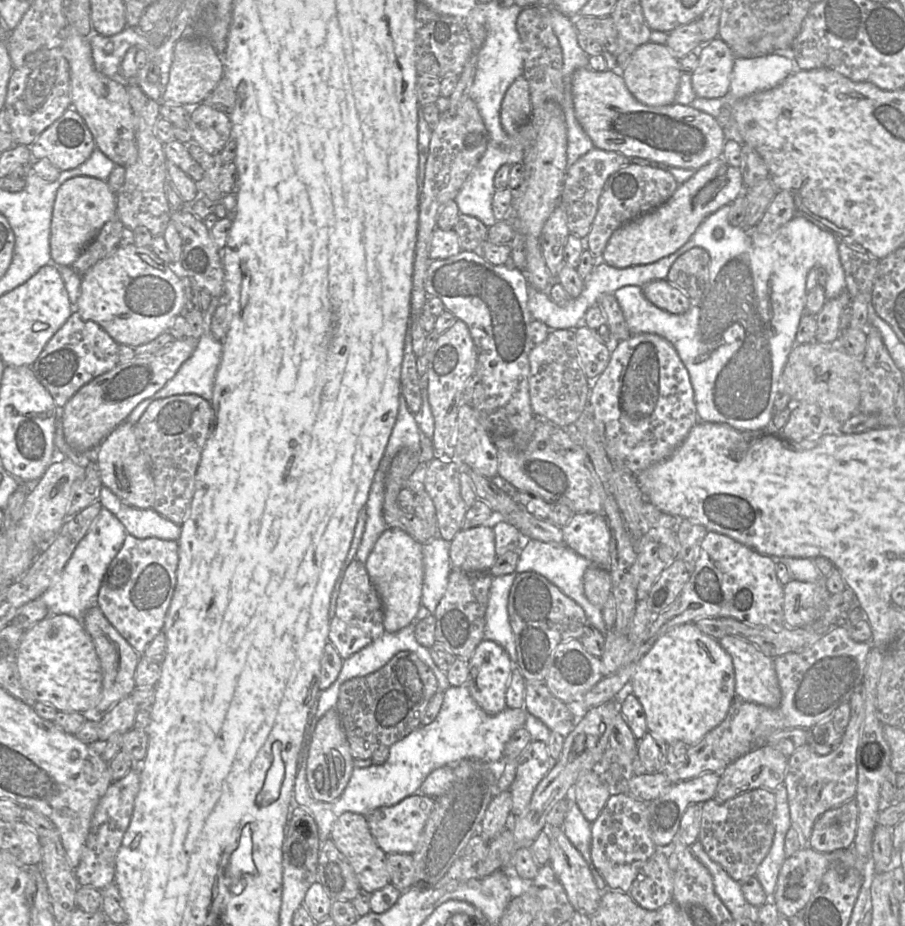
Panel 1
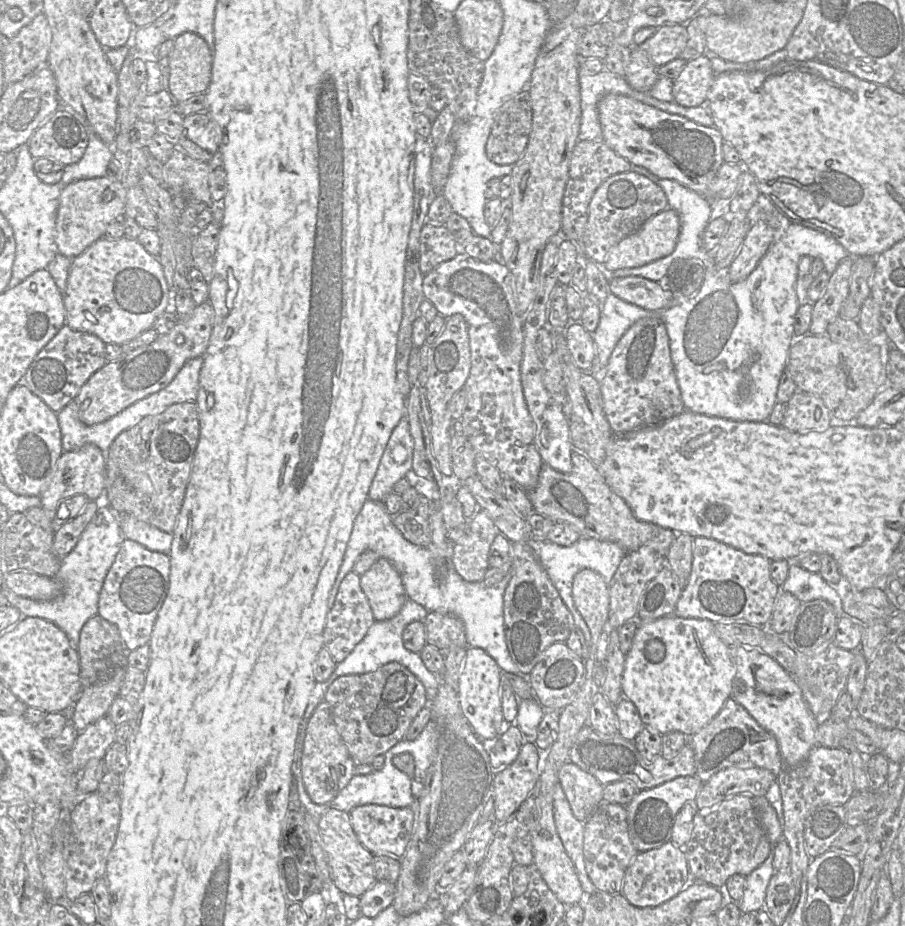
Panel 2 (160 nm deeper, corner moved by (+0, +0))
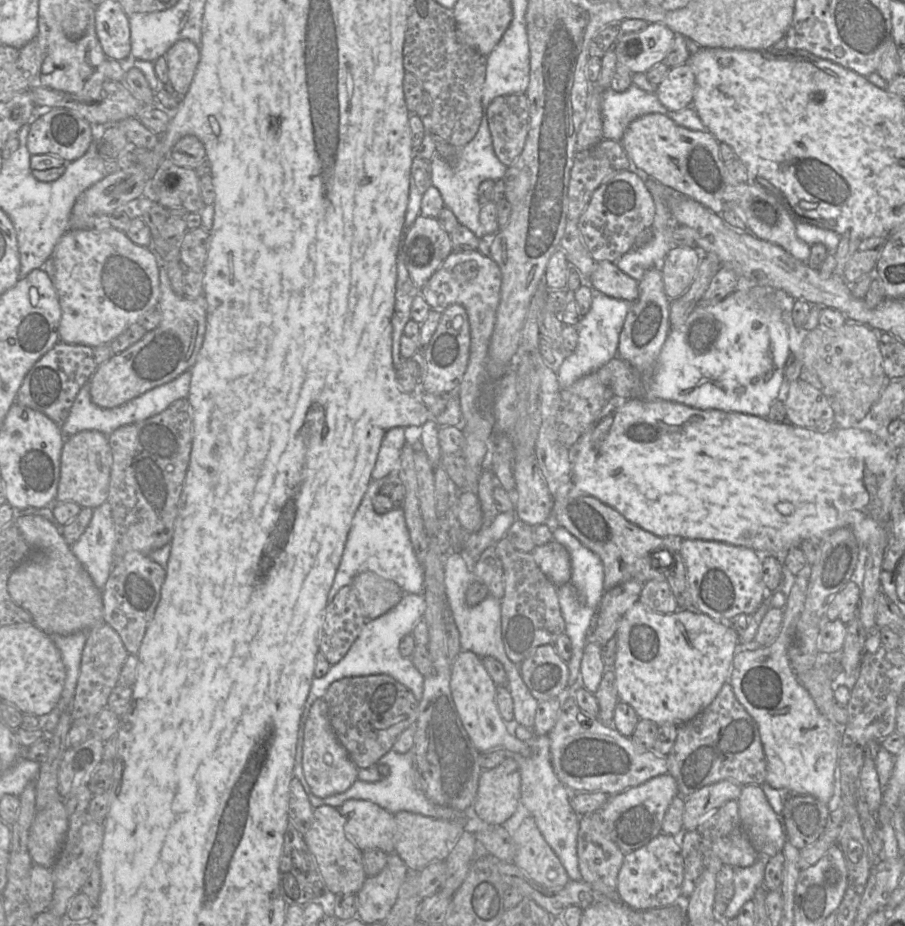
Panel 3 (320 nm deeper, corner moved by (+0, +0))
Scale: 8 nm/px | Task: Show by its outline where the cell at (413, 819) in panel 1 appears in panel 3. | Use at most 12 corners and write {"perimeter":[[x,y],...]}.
{"perimeter":[[359,799],[337,808],[362,850],[395,851],[395,818]]}

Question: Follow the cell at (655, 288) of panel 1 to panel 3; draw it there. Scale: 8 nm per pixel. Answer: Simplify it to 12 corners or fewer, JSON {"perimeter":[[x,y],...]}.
{"perimeter":[[596,262],[587,283],[595,292],[634,302],[639,282],[614,262]]}

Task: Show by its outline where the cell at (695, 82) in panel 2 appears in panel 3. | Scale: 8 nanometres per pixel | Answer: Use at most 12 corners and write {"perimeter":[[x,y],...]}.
{"perimeter":[[689,63],[669,69],[655,95],[668,110],[692,106],[696,81]]}

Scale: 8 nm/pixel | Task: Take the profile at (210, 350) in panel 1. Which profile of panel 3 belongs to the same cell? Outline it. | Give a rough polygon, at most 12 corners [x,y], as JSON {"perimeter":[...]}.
{"perimeter":[[191,371],[121,406],[92,403],[88,381],[60,427],[108,436],[187,399]]}

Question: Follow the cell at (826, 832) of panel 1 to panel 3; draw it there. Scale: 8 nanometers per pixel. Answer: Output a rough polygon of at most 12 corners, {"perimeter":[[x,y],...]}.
{"perimeter":[[789,795],[782,822],[801,850],[819,840],[831,806]]}

